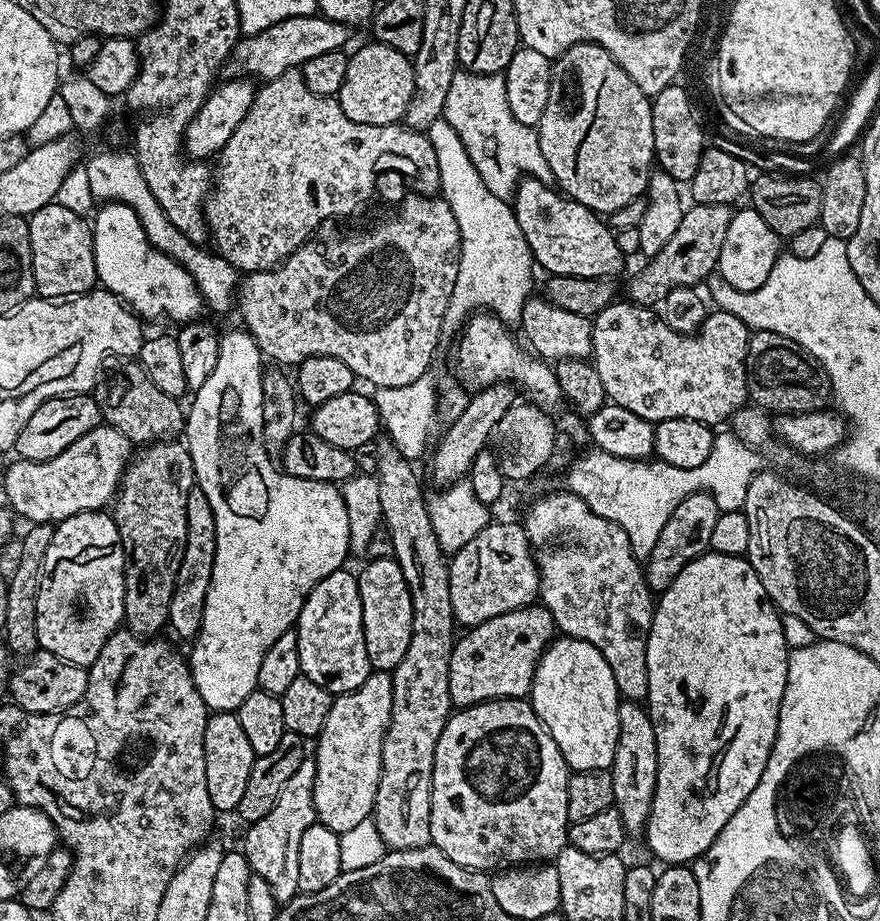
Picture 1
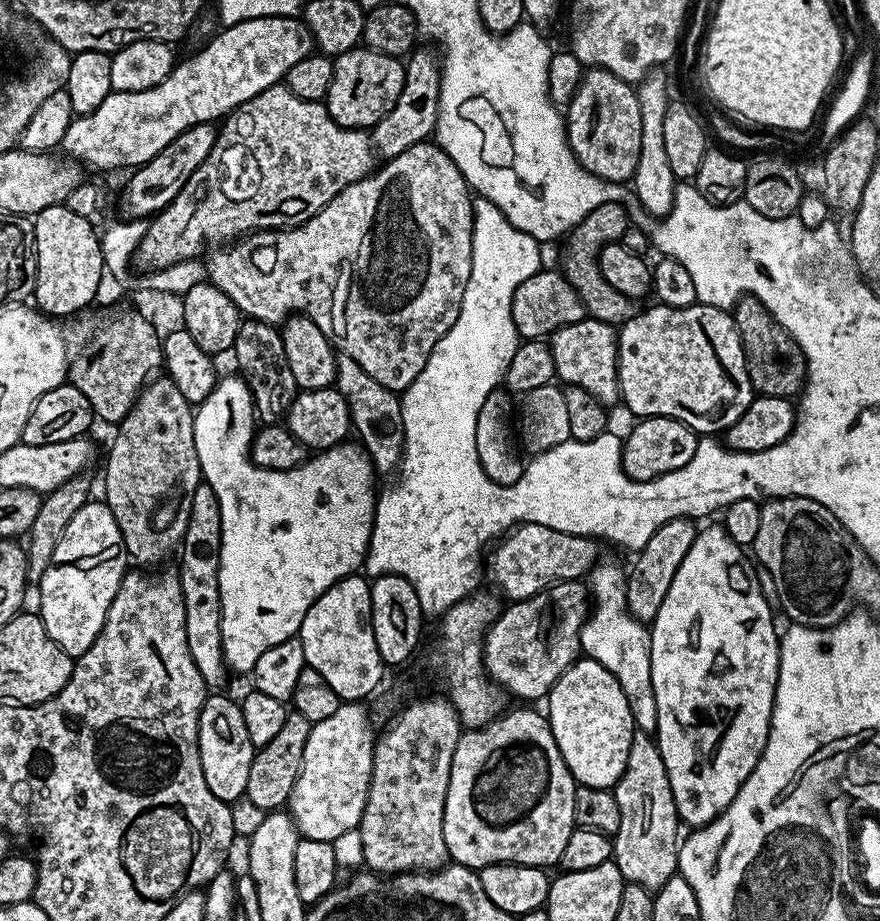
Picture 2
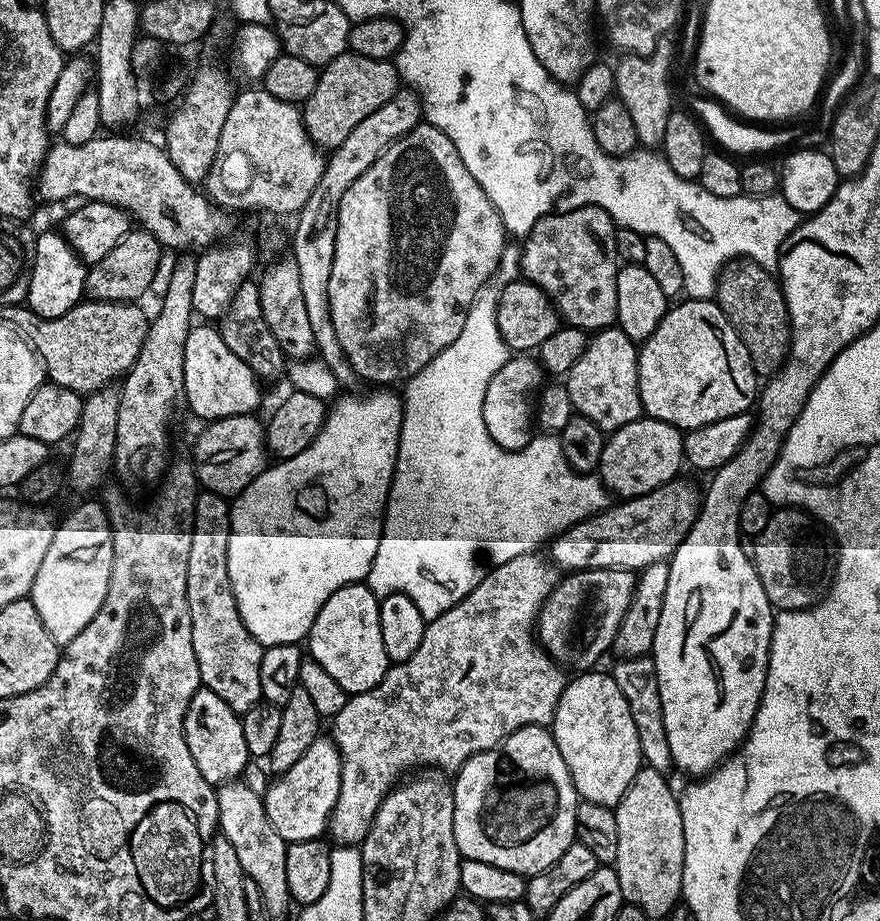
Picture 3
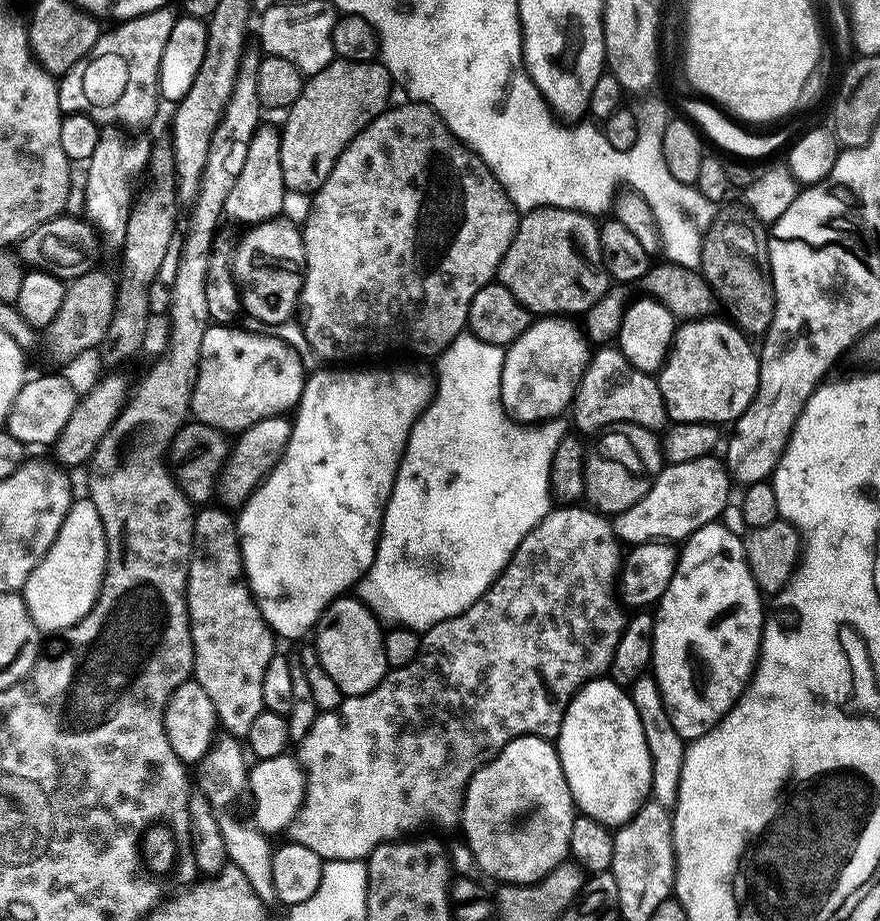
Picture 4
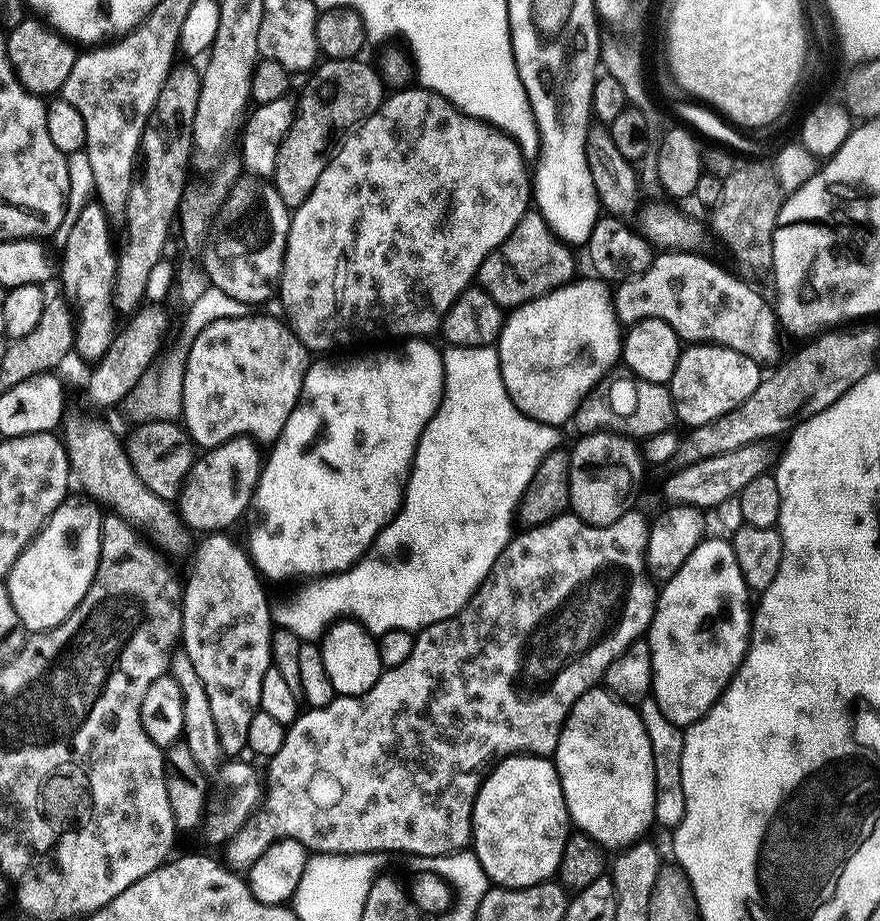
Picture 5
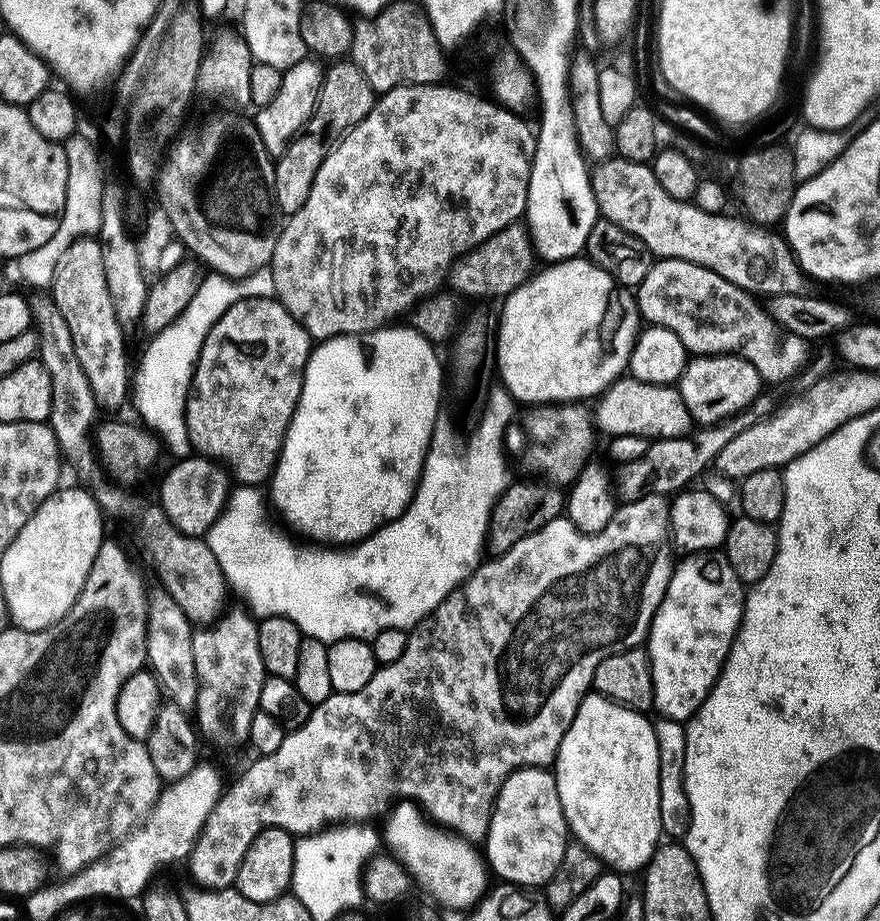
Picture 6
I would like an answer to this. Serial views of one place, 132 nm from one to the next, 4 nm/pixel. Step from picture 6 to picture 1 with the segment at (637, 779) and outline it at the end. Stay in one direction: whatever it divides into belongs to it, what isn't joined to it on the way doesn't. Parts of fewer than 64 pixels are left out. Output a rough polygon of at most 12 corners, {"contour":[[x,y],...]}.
{"contour":[[553,639],[530,703],[572,772],[611,769],[614,674],[590,642]]}

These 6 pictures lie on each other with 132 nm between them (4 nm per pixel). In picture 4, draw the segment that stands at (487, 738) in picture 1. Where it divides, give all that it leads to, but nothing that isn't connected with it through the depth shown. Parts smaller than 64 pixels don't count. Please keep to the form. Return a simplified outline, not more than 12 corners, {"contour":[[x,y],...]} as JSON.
{"contour":[[519,736],[464,791],[476,864],[534,884],[569,855],[557,745]]}

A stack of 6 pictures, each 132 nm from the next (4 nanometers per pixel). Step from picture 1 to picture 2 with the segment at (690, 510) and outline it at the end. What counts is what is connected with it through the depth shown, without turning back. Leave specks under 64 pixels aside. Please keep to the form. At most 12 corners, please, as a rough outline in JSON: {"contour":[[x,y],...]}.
{"contour":[[674,518],[627,569],[630,614],[651,625],[694,546],[697,525]]}

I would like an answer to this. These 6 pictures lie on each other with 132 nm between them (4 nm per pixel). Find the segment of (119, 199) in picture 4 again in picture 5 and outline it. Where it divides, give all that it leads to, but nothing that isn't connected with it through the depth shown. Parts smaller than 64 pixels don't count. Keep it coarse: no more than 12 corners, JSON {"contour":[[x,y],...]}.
{"contour":[[88,202],[68,232],[60,276],[84,303],[74,352],[112,345],[112,249],[105,205]]}

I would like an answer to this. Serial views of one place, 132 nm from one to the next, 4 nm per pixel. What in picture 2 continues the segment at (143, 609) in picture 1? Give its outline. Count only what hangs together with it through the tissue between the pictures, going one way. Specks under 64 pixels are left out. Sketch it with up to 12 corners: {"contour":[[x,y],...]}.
{"contour":[[149,379],[103,503],[137,565],[179,549],[201,484],[193,405]]}

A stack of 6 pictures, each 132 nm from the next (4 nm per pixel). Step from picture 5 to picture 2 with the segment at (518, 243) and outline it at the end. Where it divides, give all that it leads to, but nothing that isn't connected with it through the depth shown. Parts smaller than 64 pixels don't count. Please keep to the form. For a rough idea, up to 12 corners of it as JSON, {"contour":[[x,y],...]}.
{"contour":[[624,204],[590,210],[567,233],[565,278],[585,313],[613,326],[637,301],[600,278],[600,251],[620,241],[630,220]]}

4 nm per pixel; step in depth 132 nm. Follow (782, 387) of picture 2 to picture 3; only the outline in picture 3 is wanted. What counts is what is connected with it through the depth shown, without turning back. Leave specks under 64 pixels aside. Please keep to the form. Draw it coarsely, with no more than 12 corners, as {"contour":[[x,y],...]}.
{"contour":[[758,264],[723,269],[714,299],[757,377],[788,359],[779,279]]}

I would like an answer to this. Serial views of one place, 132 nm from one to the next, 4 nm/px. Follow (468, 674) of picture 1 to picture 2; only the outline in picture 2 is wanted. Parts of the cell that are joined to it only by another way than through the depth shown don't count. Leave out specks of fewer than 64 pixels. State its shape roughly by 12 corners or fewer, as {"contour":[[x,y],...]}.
{"contour":[[580,580],[509,603],[484,635],[485,672],[543,701],[581,659]]}

